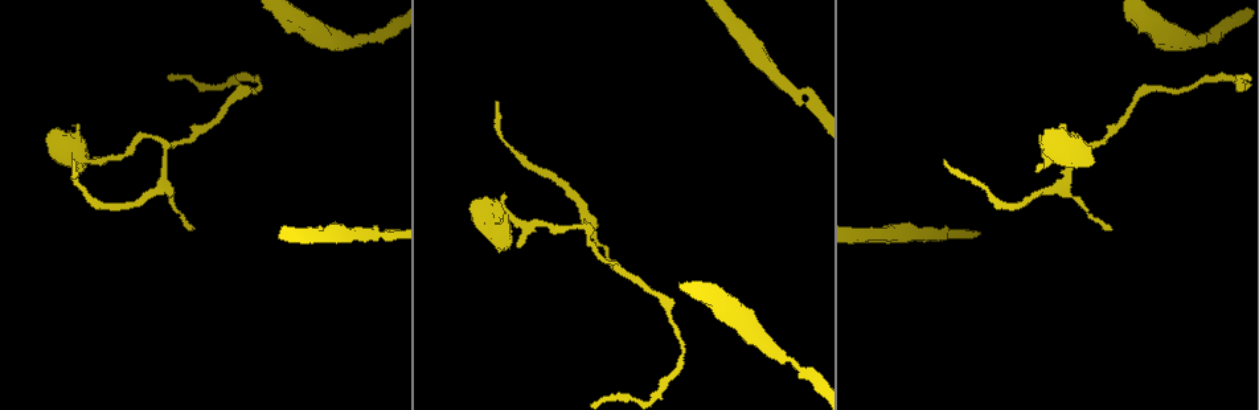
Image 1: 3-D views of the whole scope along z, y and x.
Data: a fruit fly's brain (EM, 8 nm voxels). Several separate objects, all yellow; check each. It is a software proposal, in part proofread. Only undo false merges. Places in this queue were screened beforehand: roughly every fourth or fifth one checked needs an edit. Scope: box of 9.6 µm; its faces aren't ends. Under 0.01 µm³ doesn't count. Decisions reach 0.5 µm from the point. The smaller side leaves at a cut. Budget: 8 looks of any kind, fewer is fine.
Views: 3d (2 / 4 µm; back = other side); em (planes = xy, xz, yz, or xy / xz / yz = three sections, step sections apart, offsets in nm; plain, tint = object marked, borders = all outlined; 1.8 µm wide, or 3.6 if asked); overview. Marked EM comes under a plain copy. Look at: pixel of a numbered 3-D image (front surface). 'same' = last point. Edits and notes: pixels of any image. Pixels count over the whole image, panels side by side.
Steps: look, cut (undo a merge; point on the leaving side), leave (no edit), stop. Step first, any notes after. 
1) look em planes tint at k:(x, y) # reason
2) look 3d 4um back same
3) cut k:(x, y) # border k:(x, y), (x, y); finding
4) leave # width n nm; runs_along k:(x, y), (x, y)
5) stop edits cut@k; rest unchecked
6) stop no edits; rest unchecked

look 3d 2um at 1:(794, 362) # narrows sharply

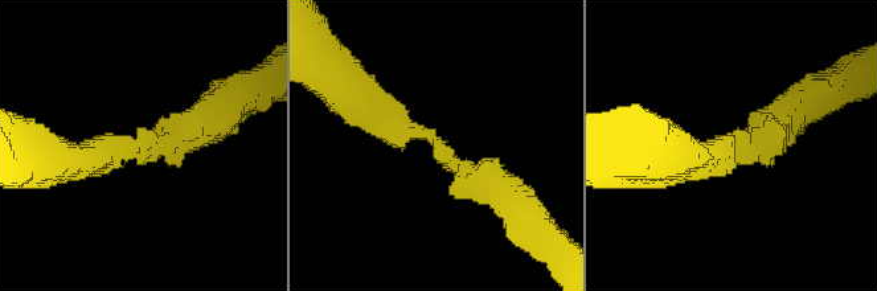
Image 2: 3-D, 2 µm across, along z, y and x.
look em xz step 8 tint at 2:(732, 143) # arm_widths 260, 340 nm; shape alone is not enough

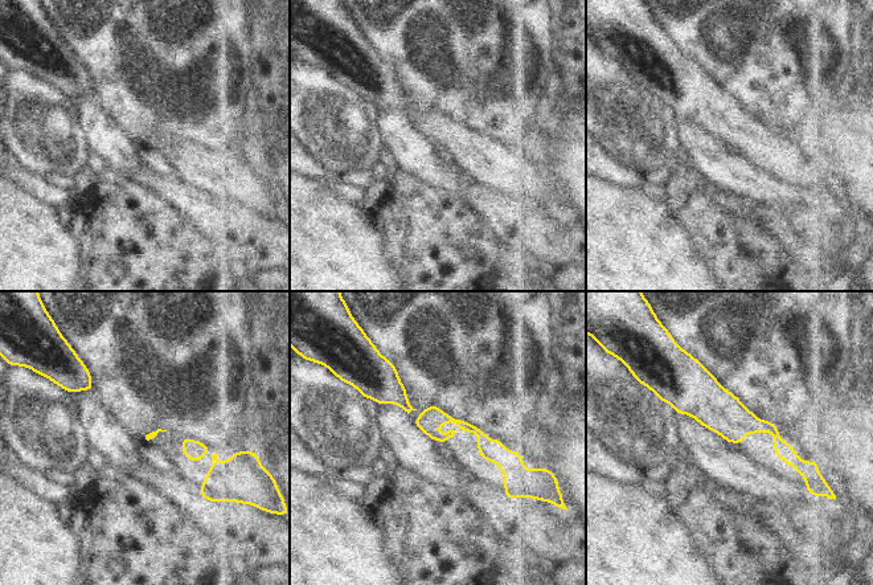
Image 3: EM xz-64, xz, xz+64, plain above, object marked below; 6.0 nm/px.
leave # width 40 nm; runs_along 3:(669, 396), (770, 428), (807, 469); continuous, no second cell

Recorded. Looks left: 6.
look 3d 2um at 1:(167, 143) # three-way junction

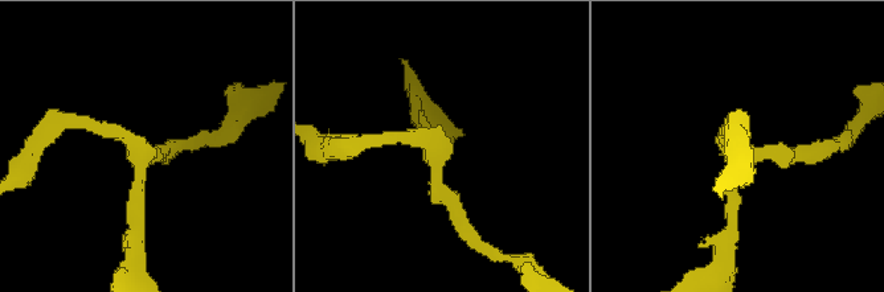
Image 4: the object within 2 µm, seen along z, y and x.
look em xz step 16 tint at 4:(436, 146) # arms 3; shape alone is not enough

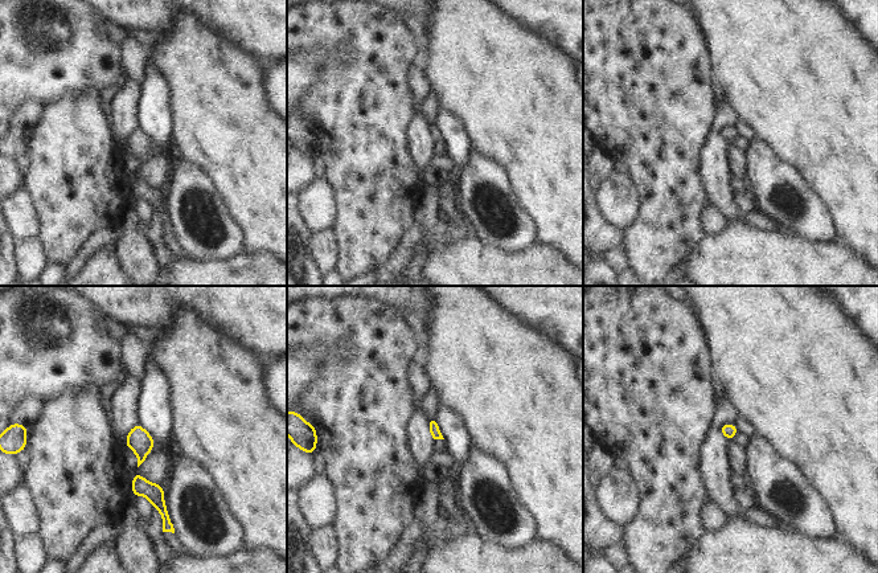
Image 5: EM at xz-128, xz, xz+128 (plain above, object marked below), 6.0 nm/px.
leave # one cell here

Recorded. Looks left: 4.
look em 3.6um xz step 8 borders at 1:(82, 162) # thick turns thin

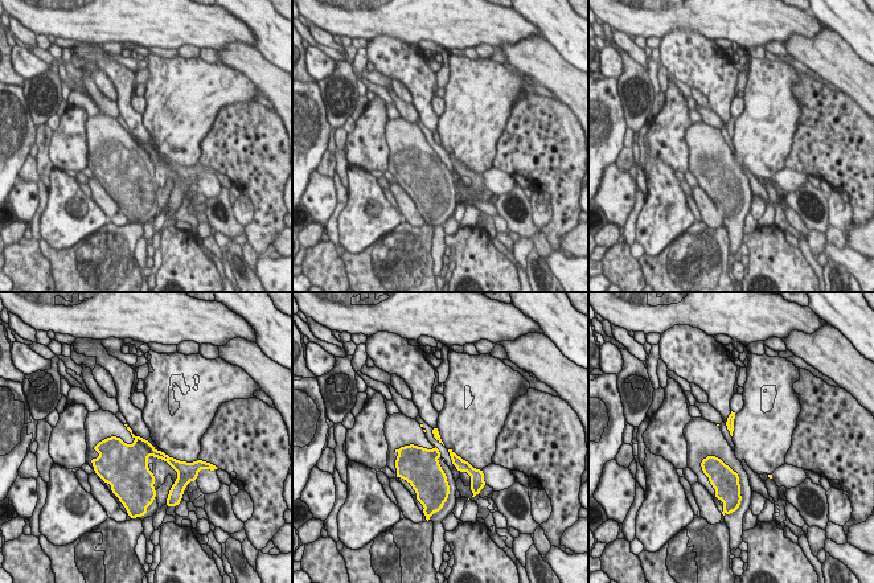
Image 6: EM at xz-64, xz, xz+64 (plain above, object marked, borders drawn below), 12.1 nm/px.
cut 6:(155, 454) # a second cell is stuck on

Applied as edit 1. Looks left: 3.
stop edits cut@6; rest unchecked

